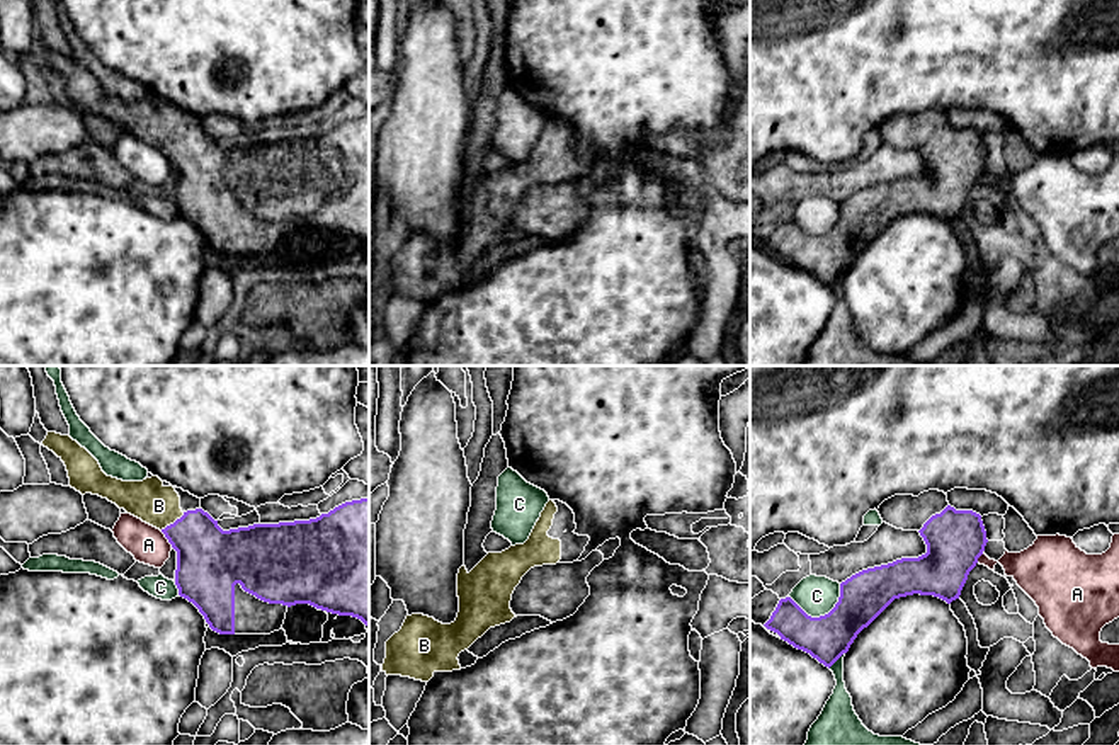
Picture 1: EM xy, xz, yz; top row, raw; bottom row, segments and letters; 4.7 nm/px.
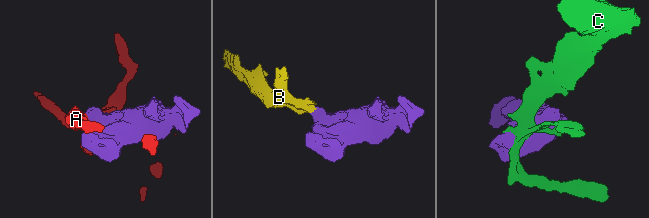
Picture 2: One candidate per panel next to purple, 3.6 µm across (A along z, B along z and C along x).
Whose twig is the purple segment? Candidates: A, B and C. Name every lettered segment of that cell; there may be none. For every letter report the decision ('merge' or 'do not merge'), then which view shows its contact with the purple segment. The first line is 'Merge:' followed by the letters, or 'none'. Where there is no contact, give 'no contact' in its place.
Merge: B
A: do not merge; contact in xy
B: merge; contact in xy
C: do not merge; contact in yz

